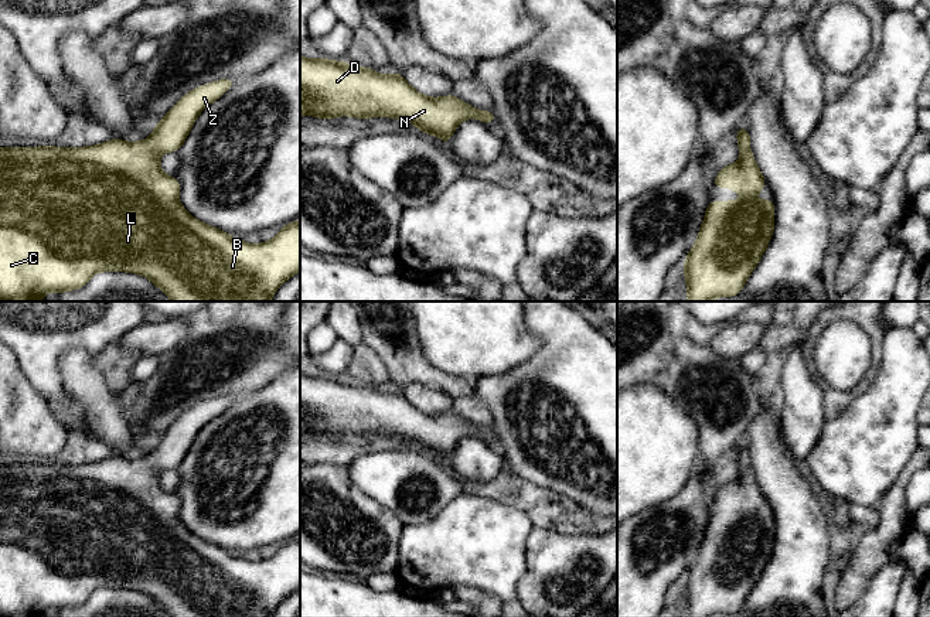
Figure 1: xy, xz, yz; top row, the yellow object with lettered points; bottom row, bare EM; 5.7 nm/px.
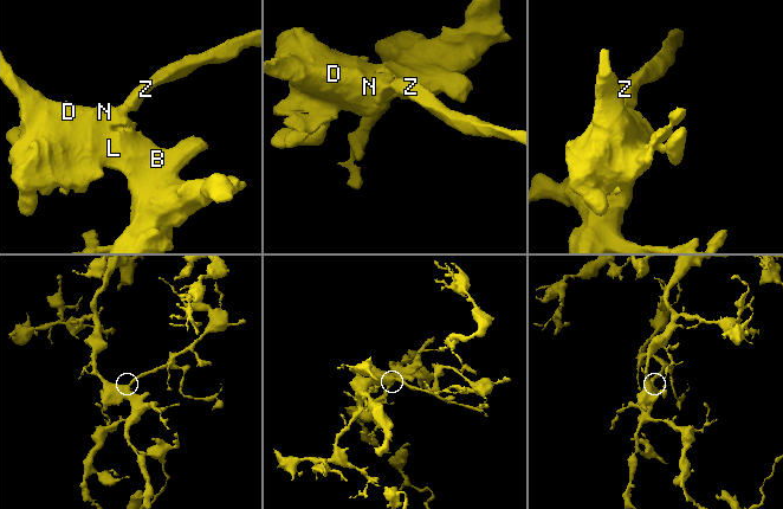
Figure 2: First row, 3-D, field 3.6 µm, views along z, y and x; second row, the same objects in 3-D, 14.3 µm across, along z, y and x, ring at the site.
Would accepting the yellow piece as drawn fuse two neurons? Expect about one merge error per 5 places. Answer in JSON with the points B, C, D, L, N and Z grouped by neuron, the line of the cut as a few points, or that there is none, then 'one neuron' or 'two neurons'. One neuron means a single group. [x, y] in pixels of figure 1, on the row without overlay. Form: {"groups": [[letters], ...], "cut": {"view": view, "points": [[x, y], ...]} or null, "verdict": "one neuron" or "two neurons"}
{"groups": [["B", "C", "D", "L", "N", "Z"]], "cut": null, "verdict": "one neuron"}

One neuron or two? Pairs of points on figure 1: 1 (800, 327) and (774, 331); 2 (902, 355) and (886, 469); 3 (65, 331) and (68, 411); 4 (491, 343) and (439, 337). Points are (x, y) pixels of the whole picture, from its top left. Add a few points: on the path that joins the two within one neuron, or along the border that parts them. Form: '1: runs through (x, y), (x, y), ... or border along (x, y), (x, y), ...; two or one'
1: runs through (794, 331), (780, 331); one
2: runs through (900, 384), (886, 440); one
3: runs through (50, 351), (50, 385), (54, 391); one
4: runs through (479, 337), (452, 337); one

